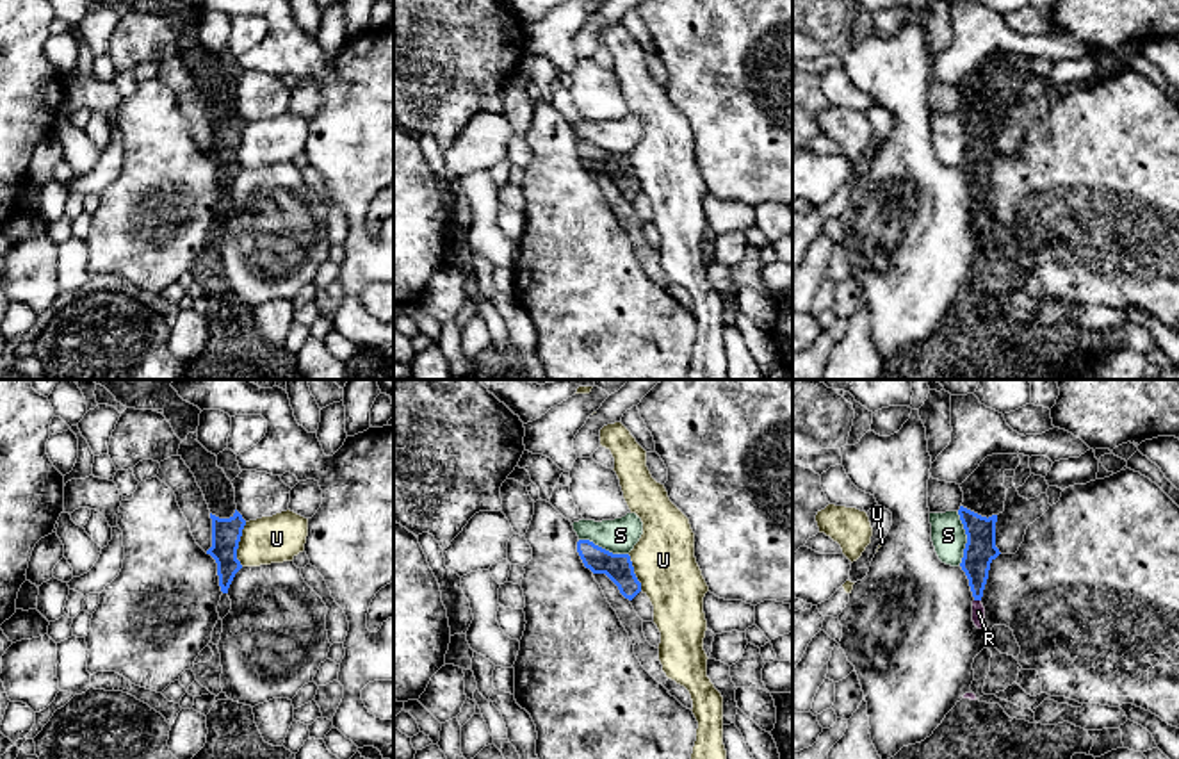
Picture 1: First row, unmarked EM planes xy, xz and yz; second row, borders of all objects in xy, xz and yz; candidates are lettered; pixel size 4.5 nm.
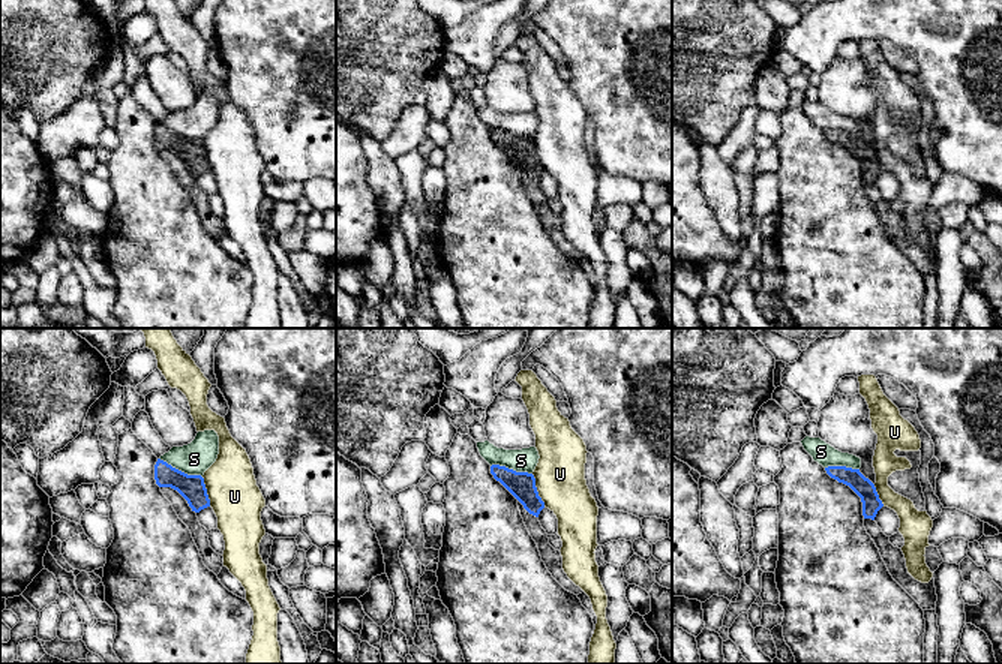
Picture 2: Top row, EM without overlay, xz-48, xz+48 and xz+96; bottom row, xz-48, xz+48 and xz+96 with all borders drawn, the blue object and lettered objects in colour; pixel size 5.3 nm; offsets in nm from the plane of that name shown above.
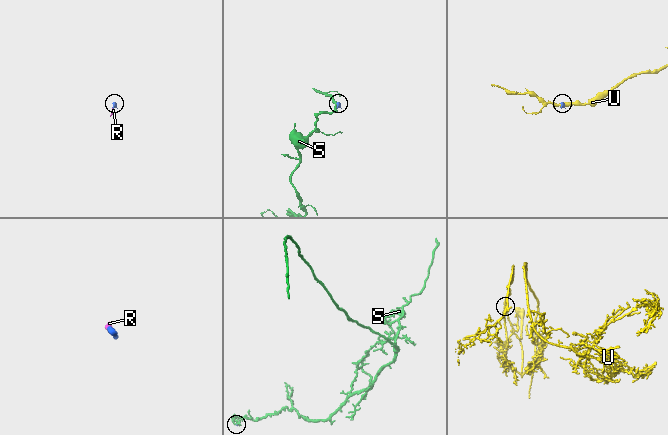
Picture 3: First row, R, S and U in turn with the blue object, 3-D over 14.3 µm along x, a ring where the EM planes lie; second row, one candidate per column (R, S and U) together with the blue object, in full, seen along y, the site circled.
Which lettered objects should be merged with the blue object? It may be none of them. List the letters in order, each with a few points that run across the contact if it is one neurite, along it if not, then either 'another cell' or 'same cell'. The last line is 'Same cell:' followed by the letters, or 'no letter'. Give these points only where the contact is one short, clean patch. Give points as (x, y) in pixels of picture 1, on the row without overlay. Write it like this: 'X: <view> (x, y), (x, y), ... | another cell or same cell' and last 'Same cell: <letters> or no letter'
R: yz (980, 150), (978, 200), (978, 212) | same cell
S: another cell
U: xy (246, 123), (237, 150), (241, 166) | another cell
Same cell: R

